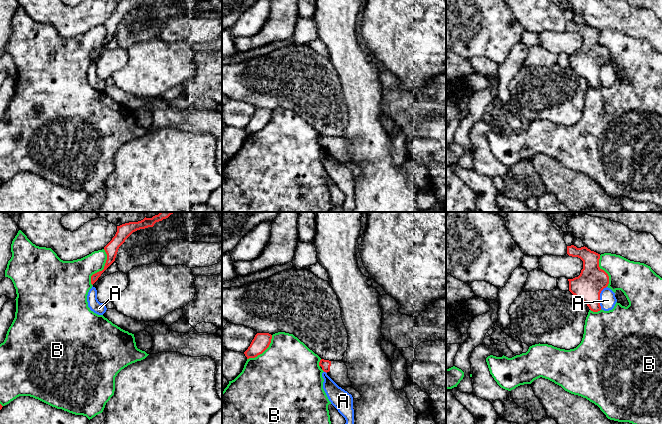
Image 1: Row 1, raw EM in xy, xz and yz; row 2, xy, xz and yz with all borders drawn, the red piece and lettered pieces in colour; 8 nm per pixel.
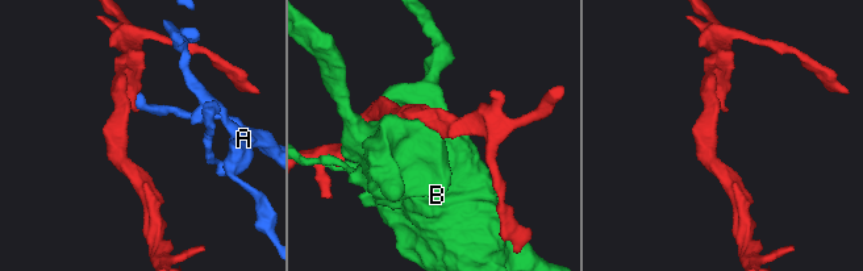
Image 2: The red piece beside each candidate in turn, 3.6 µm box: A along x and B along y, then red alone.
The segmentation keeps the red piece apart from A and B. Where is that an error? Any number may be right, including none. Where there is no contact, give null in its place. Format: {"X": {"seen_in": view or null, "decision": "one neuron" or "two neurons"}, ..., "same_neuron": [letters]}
{"A": {"seen_in": "yz", "decision": "two neurons"}, "B": {"seen_in": "xy", "decision": "two neurons"}, "same_neuron": []}

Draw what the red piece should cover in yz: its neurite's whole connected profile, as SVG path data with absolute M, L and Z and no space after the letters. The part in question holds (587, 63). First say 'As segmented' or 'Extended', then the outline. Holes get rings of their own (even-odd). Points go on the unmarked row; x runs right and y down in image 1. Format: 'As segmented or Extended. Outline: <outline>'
As segmented. Outline: M567 22L567 30L583 37L583 45L578 53L568 55L569 67L583 77L591 87L601 86L600 69L609 60L608 50L599 43L600 30L587 23Z

